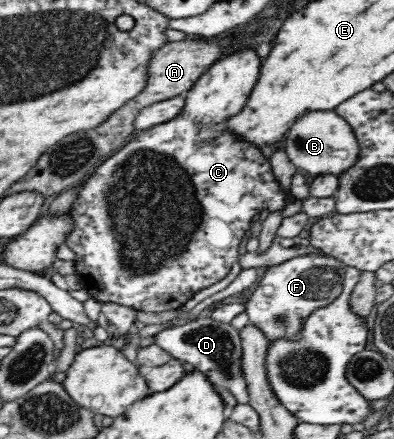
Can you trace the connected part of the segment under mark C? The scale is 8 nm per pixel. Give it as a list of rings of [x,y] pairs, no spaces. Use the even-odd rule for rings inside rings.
[[[244,50],[238,54],[233,54],[218,60],[212,64],[206,72],[200,76],[198,82],[184,95],[184,106],[179,115],[168,122],[155,124],[146,130],[138,132],[135,137],[127,142],[125,146],[118,149],[111,157],[108,157],[100,166],[94,169],[91,175],[87,176],[84,184],[75,190],[75,199],[67,210],[69,216],[69,231],[65,234],[65,243],[72,252],[74,252],[75,275],[79,277],[83,288],[86,289],[88,296],[94,298],[101,304],[116,304],[130,308],[135,312],[146,312],[146,314],[160,314],[161,312],[170,312],[170,310],[180,310],[188,300],[194,298],[198,292],[204,288],[210,288],[212,284],[220,282],[229,272],[230,268],[239,259],[240,240],[246,230],[257,219],[260,212],[284,212],[296,199],[287,192],[283,185],[276,179],[272,173],[272,163],[270,159],[260,152],[258,146],[238,146],[246,144],[240,136],[232,134],[228,130],[228,120],[240,114],[248,98],[254,90],[260,76],[261,62],[254,50]],[[208,144],[220,144],[228,148],[208,148]]]

